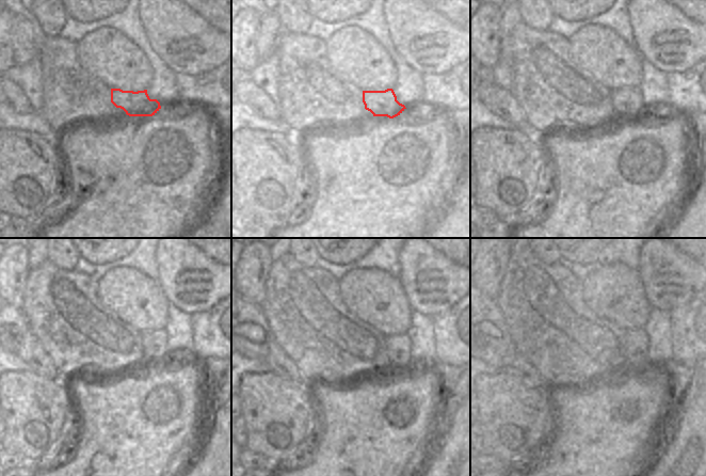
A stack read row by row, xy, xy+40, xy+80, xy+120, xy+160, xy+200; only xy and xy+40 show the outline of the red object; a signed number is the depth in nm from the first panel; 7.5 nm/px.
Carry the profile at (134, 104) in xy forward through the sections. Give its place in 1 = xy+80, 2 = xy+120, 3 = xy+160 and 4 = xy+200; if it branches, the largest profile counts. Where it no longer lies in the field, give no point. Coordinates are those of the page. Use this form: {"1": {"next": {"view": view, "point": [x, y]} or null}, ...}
{"1": {"next": {"view": "xy+80", "point": [628, 101]}}, "2": {"next": {"view": "xy+120", "point": [154, 342]}}, "3": {"next": {"view": "xy+160", "point": [397, 346]}}, "4": {"next": {"view": "xy+200", "point": [635, 343]}}}

